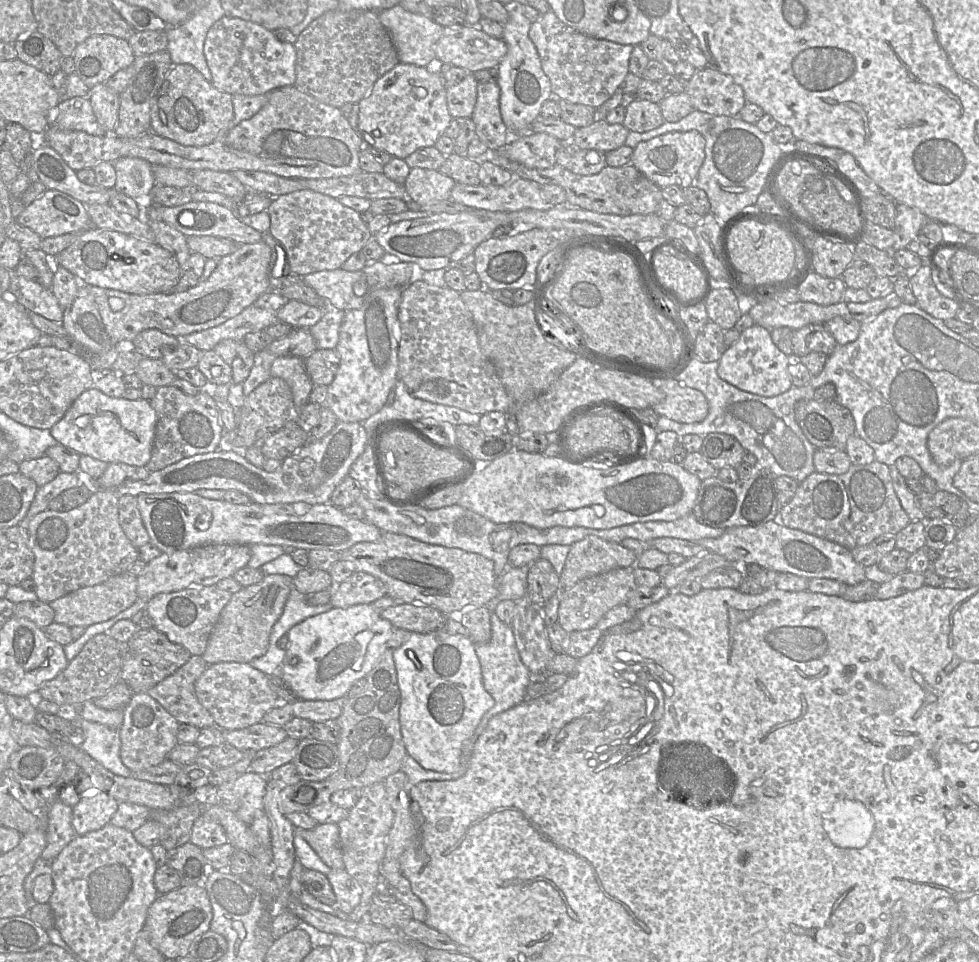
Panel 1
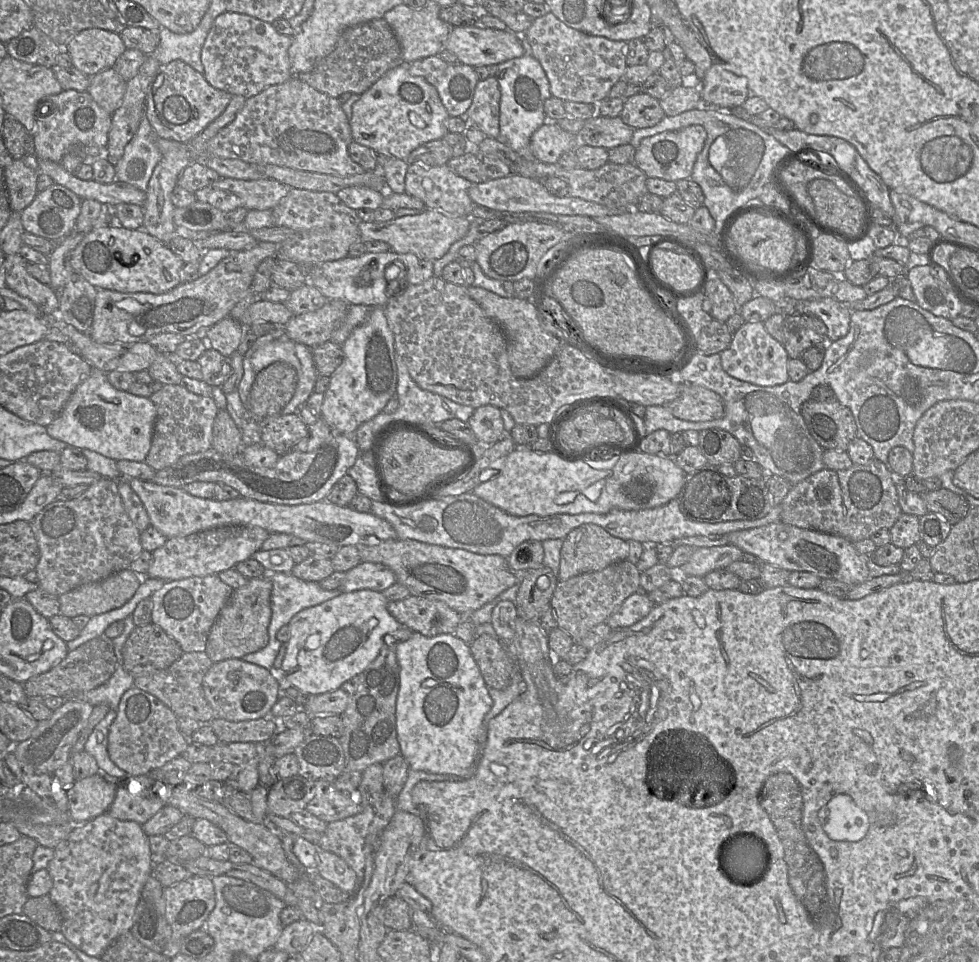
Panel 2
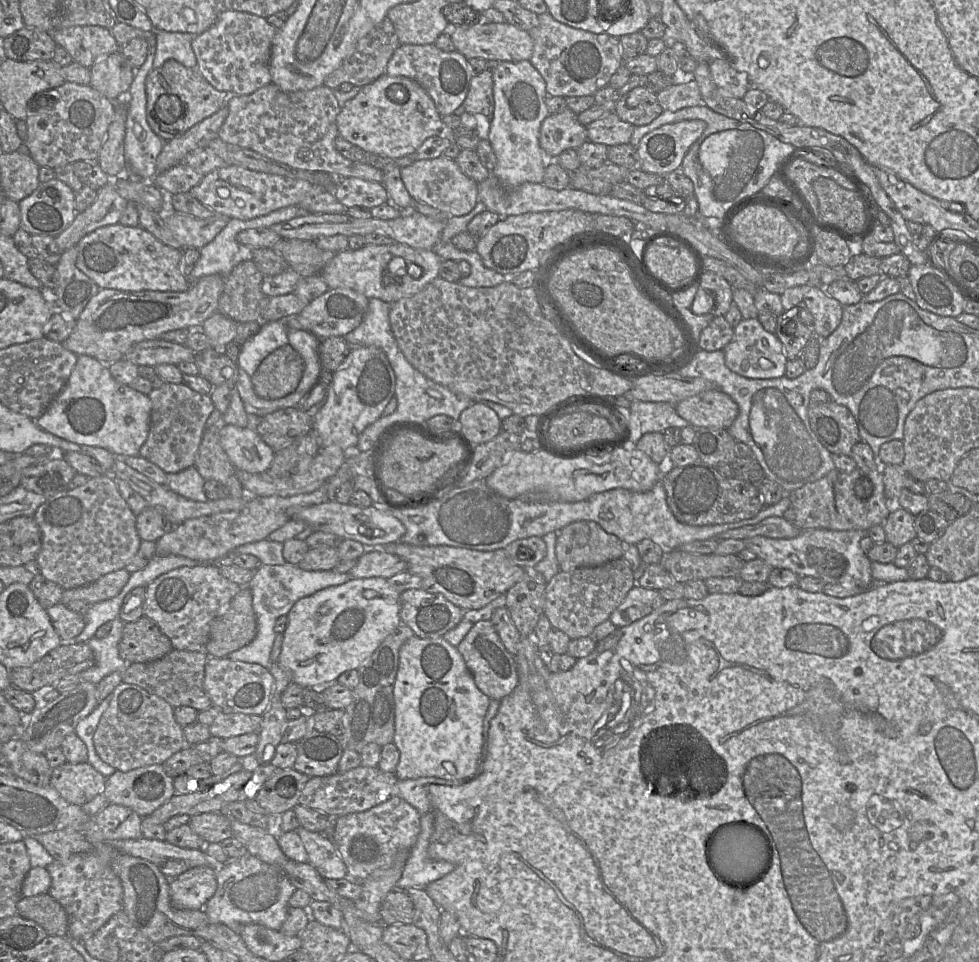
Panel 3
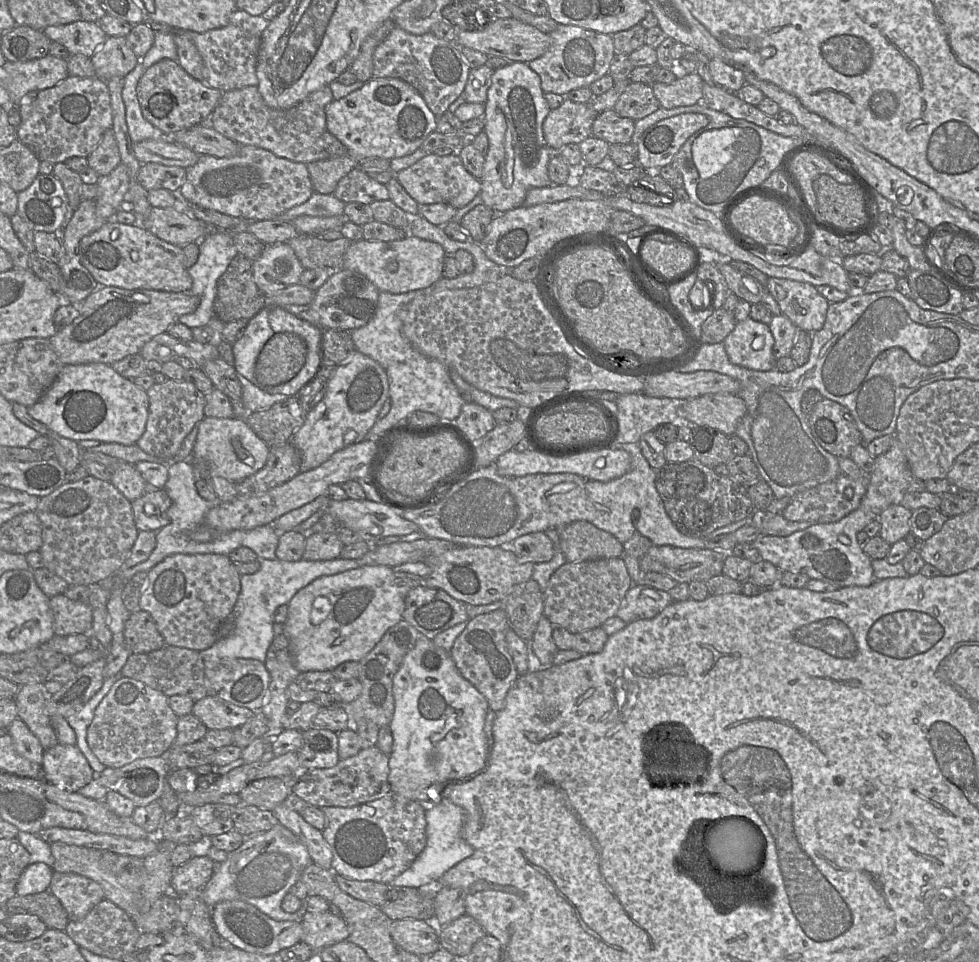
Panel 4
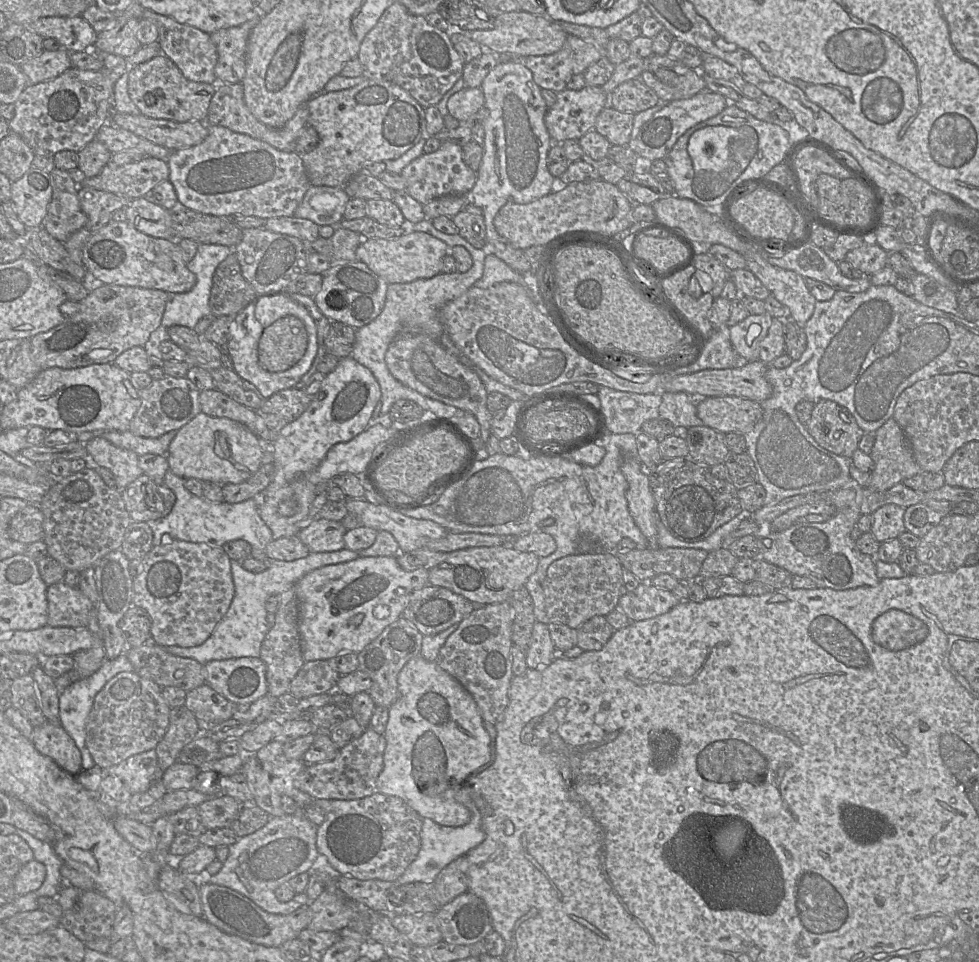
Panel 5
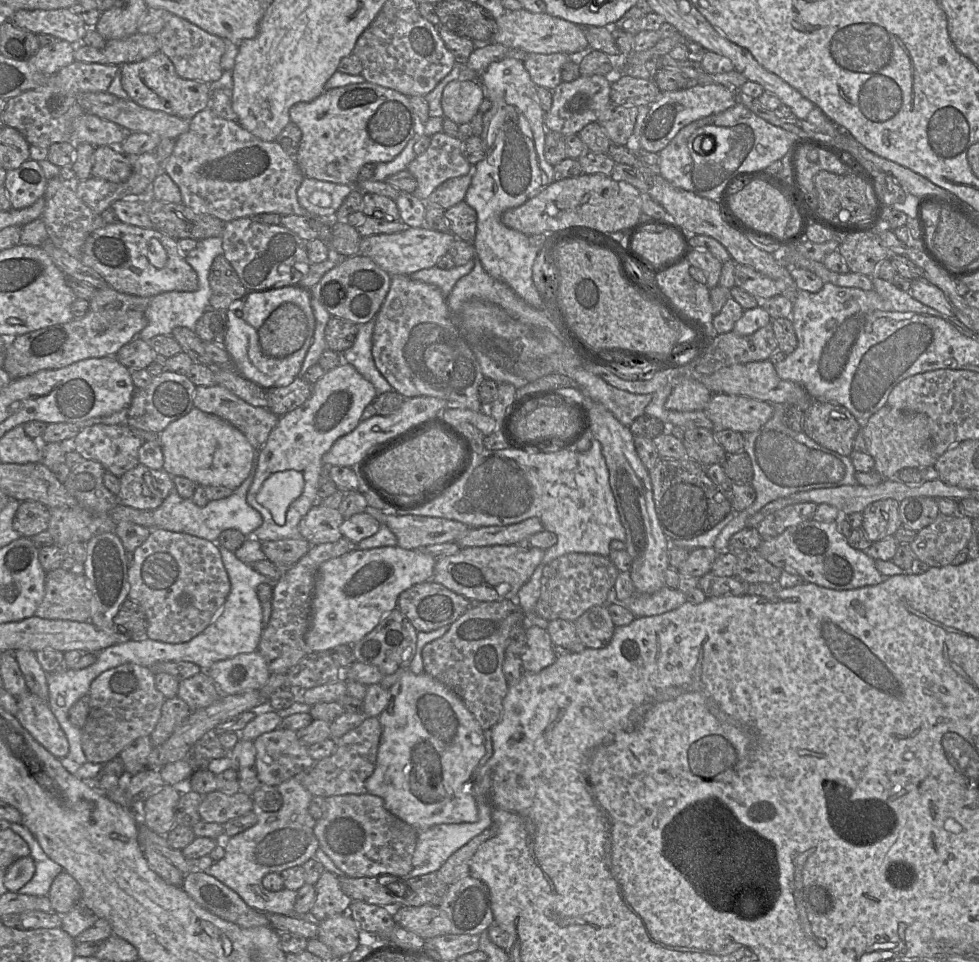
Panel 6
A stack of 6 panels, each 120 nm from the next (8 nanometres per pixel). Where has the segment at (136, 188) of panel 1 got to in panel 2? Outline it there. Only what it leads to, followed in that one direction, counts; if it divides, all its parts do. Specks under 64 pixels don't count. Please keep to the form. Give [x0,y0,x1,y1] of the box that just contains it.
[115,108,162,192]

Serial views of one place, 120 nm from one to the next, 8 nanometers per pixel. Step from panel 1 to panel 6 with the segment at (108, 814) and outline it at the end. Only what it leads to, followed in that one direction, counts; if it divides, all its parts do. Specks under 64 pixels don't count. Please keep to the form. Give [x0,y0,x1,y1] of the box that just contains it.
[16,691,69,759]

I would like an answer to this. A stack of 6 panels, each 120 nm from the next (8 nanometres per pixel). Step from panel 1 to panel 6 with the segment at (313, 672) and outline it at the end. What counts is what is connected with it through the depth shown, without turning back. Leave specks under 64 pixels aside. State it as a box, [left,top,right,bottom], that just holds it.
[305,545,436,652]

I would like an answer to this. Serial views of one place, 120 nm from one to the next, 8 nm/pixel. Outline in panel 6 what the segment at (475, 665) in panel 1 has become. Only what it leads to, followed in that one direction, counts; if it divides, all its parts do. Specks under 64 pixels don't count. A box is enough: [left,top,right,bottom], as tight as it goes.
[366,670,485,831]

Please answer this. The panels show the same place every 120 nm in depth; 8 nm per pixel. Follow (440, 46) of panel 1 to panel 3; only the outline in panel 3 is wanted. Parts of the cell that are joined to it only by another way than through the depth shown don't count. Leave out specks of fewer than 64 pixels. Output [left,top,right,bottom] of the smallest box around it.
[448,22,533,62]

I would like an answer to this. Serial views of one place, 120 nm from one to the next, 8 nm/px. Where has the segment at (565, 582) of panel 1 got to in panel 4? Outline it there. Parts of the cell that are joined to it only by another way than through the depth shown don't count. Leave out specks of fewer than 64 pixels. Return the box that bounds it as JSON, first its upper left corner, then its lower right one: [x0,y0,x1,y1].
[559,521,624,563]

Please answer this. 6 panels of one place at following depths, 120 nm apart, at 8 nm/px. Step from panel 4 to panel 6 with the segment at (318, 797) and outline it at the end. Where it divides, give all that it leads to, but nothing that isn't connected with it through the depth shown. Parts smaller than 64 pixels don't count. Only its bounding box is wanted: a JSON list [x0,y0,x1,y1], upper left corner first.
[294,717,382,798]

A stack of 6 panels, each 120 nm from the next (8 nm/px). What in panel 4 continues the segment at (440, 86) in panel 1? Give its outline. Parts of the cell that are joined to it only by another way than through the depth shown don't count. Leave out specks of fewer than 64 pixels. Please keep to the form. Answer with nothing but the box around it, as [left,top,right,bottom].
[307,77,438,194]

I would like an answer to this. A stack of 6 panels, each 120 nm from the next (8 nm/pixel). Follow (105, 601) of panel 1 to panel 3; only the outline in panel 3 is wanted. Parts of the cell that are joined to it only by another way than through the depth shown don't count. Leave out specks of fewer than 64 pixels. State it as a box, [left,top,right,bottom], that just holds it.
[61,568,130,605]

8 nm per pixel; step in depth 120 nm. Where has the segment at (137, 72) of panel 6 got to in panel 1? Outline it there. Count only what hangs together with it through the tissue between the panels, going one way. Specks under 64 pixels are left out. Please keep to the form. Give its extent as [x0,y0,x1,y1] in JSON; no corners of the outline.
[150,65,234,146]

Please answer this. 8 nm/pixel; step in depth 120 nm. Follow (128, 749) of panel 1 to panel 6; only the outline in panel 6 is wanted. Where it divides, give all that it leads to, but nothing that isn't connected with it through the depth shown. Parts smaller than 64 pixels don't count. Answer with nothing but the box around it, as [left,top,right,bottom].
[81,663,165,764]

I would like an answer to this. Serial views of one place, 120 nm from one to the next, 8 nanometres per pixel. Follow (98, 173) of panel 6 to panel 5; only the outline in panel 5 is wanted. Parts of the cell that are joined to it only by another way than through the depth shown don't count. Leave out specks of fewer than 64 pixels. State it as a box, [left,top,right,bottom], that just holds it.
[77,157,169,200]

